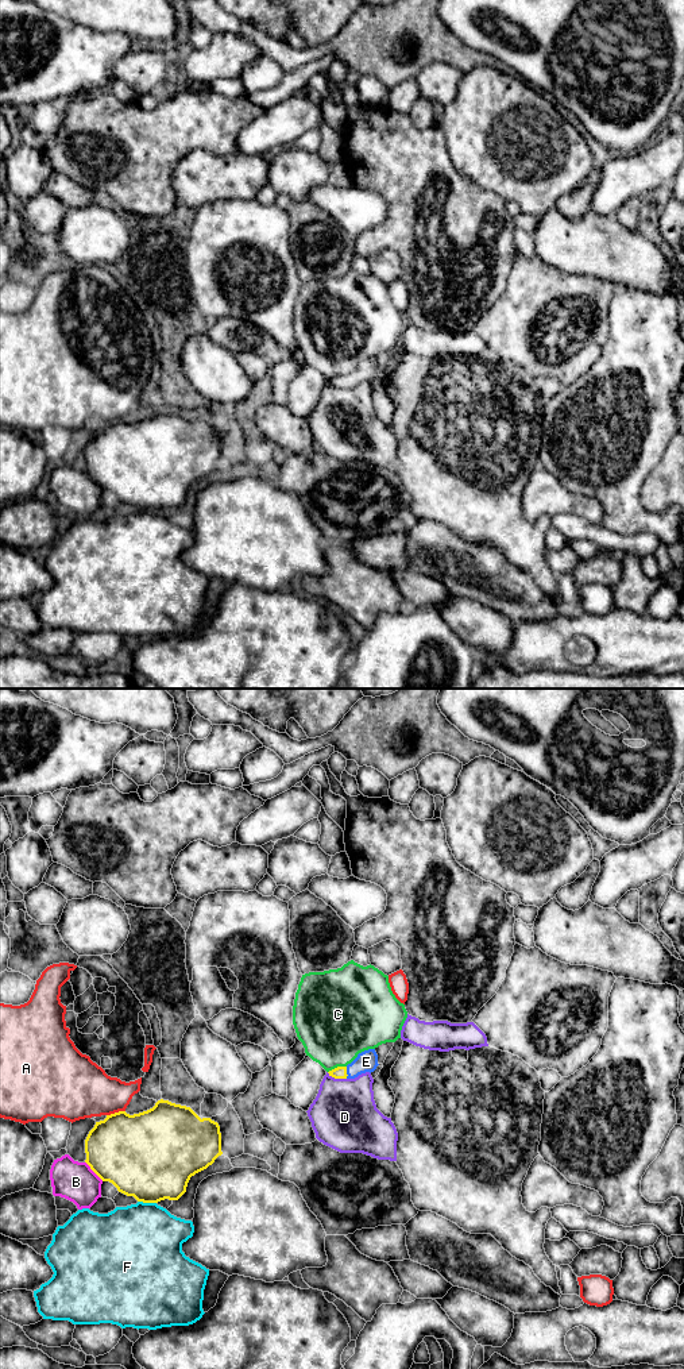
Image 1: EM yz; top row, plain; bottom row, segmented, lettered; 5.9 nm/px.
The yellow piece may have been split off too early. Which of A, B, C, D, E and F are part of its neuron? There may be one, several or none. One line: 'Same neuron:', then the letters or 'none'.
Same neuron: E

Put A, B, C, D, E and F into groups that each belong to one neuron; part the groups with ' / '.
A / B / C / D / E / F

